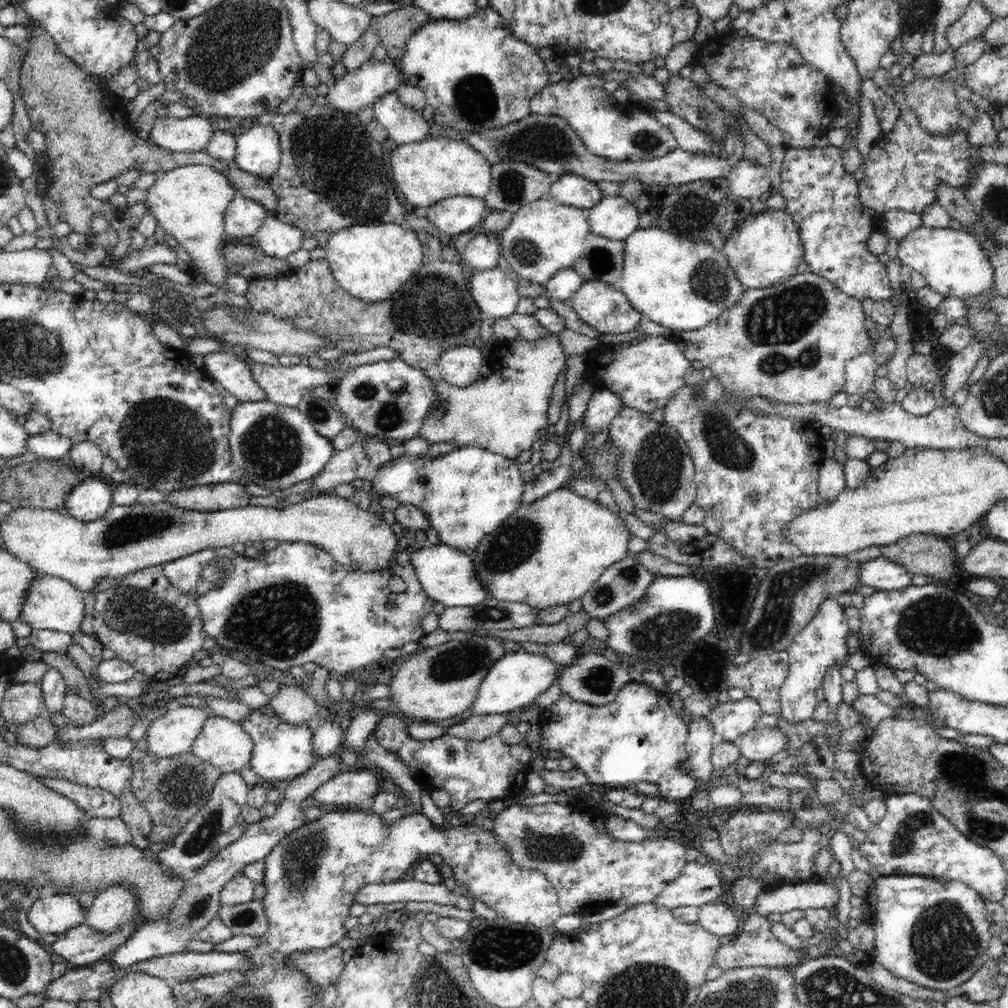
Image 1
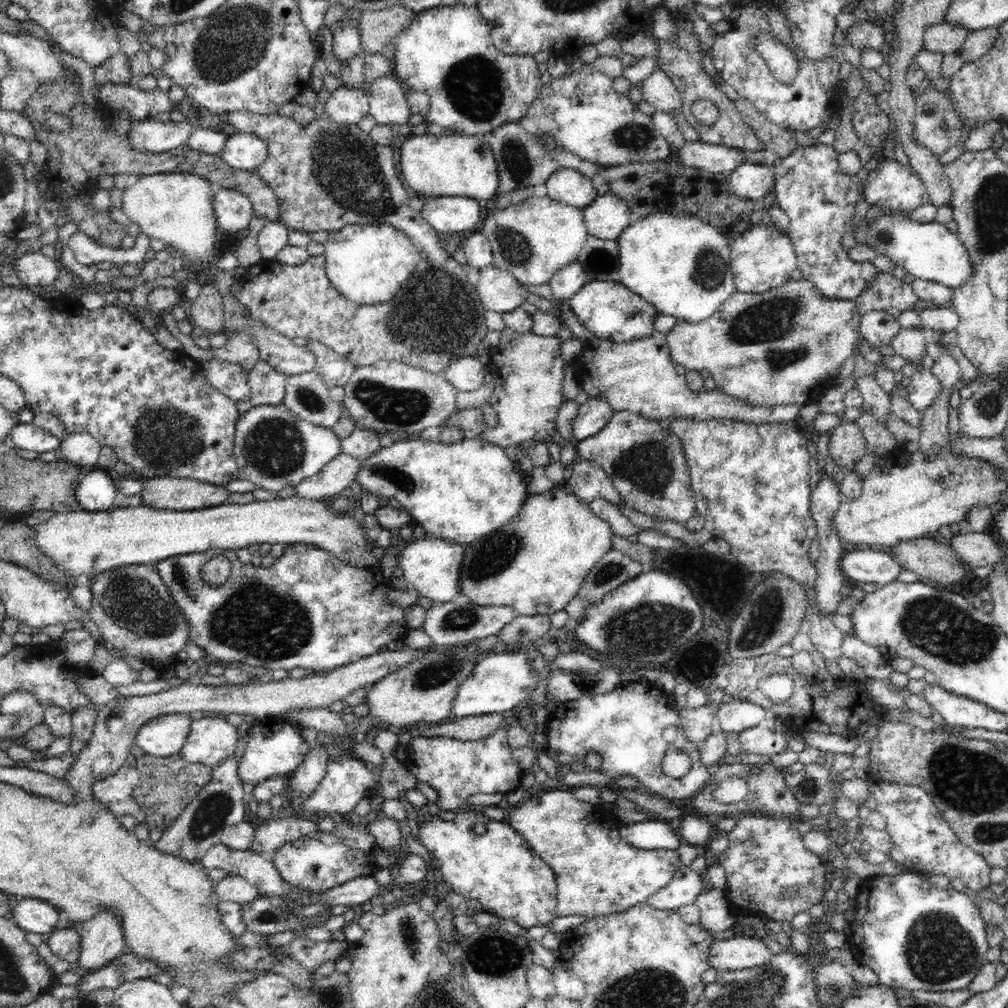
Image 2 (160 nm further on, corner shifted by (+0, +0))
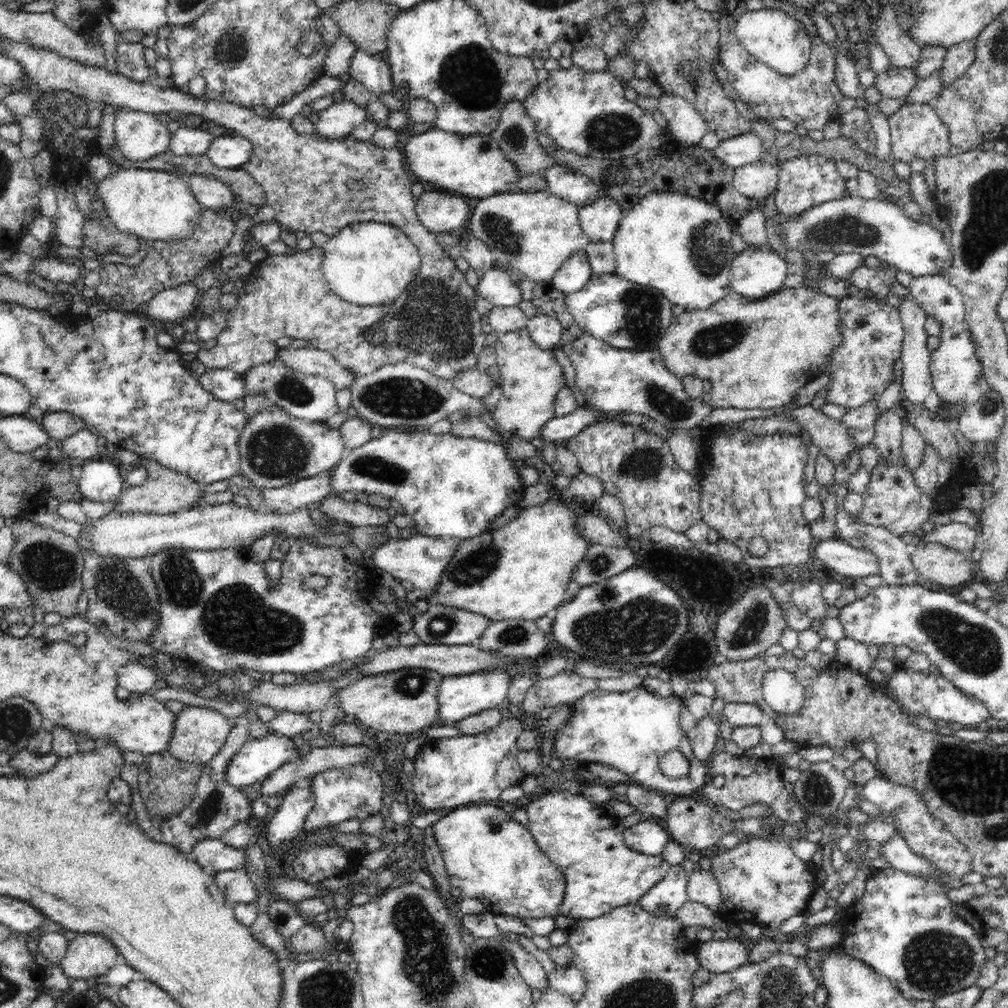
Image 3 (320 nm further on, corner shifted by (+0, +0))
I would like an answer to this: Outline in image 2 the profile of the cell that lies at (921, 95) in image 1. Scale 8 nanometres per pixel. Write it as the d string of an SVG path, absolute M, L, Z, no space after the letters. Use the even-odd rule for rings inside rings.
M925 91L916 98L914 116L914 141L926 146L936 157L959 143L962 132L962 121L952 109L952 103L945 92Z

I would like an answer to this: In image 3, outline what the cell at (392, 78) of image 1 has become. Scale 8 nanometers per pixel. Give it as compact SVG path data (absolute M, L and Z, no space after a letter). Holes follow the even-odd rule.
M344 98L319 112L315 132L322 139L340 139L348 137L366 120L371 120L367 110Z

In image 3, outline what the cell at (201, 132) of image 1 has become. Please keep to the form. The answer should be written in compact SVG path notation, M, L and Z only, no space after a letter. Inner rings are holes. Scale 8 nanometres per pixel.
M120 108L115 111L114 133L118 151L132 163L167 152L173 135L156 115Z

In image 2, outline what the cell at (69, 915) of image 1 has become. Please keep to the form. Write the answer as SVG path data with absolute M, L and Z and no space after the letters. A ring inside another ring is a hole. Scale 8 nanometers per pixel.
M23 898L18 900L17 906L11 909L13 920L18 928L36 934L48 934L55 931L59 910L48 902L37 898Z

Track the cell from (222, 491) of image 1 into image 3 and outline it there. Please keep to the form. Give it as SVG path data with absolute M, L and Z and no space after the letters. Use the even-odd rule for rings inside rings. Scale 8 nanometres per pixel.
M148 461L143 465L148 471L148 478L141 485L123 490L115 502L112 512L116 514L130 514L130 512L137 512L138 514L172 514L188 510L192 503L197 503L202 499L202 483L190 478L188 475L166 468L156 461Z

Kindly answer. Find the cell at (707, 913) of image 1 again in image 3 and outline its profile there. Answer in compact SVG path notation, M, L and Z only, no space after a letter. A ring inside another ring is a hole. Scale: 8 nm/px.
M696 869L690 872L687 880L687 898L691 901L700 901L710 910L717 912L722 904L722 896L713 873Z

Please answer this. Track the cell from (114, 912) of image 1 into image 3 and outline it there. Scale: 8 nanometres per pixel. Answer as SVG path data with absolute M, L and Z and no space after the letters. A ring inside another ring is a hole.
M86 932L78 933L69 940L66 954L59 965L71 983L72 980L97 978L121 962L117 948L108 939Z

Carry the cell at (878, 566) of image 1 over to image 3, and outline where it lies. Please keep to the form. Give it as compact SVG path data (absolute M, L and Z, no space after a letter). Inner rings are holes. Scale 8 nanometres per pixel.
M838 536L814 544L812 556L844 577L862 579L880 572L876 553L852 547Z

